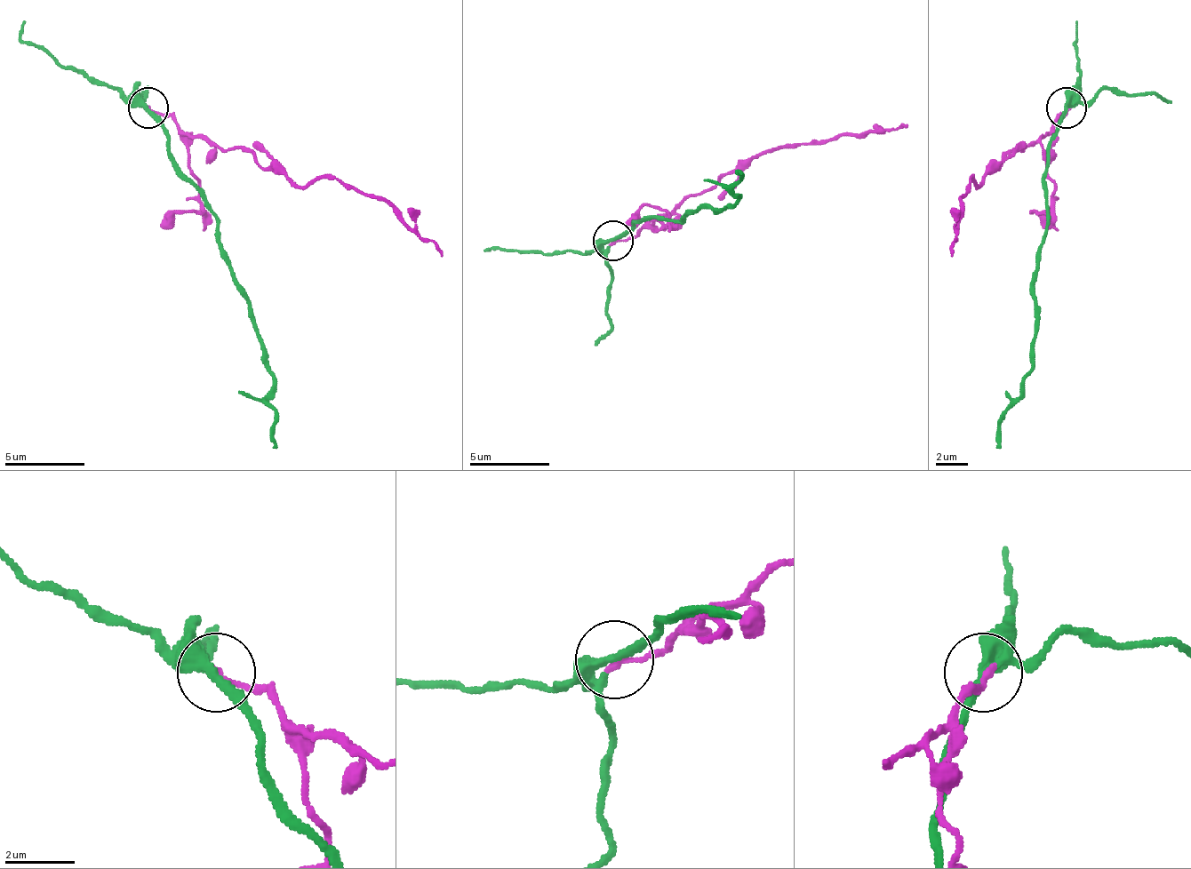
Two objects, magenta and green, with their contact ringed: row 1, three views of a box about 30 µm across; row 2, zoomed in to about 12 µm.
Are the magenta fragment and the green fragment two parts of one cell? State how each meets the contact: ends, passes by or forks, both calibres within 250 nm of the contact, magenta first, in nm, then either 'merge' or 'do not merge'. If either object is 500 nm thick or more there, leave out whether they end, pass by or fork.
magenta ends there; green passes by; 190 nm thick on the magenta side, 280 nm on the other; do not merge

